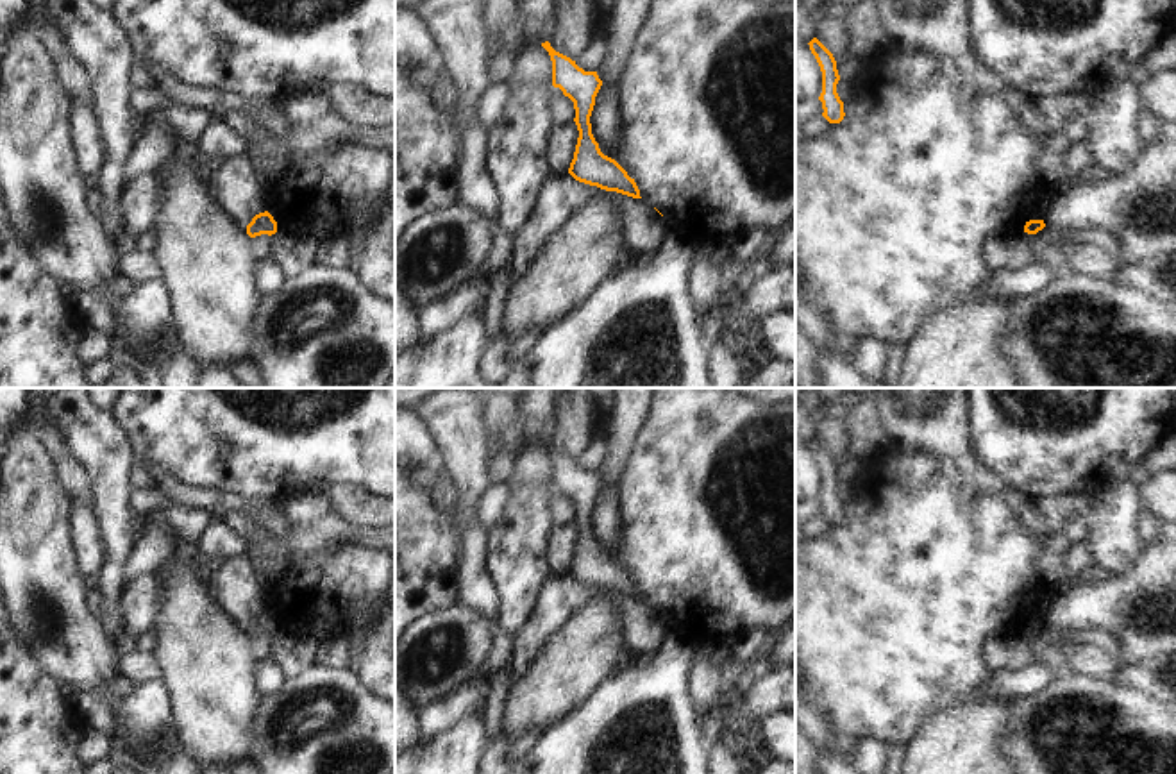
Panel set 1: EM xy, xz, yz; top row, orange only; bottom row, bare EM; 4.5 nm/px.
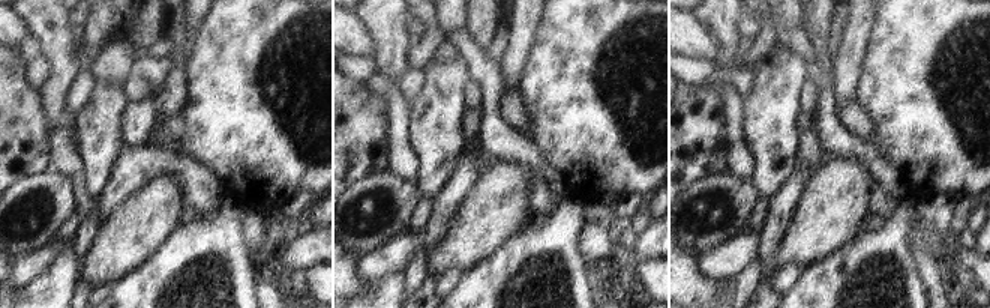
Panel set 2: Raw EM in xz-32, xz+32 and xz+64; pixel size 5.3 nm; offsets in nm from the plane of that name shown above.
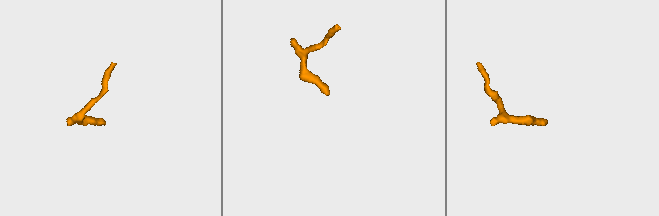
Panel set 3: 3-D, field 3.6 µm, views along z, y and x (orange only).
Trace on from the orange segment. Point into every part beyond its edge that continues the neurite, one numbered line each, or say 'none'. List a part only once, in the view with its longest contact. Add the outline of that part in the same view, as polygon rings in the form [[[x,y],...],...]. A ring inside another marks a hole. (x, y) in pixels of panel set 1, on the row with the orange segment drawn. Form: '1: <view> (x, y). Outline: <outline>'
none.

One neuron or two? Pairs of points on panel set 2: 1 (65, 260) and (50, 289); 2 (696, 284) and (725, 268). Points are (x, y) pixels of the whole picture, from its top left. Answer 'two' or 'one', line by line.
1: one
2: two

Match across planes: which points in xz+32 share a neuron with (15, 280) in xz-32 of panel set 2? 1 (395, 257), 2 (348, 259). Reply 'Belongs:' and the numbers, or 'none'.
Belongs: 1

